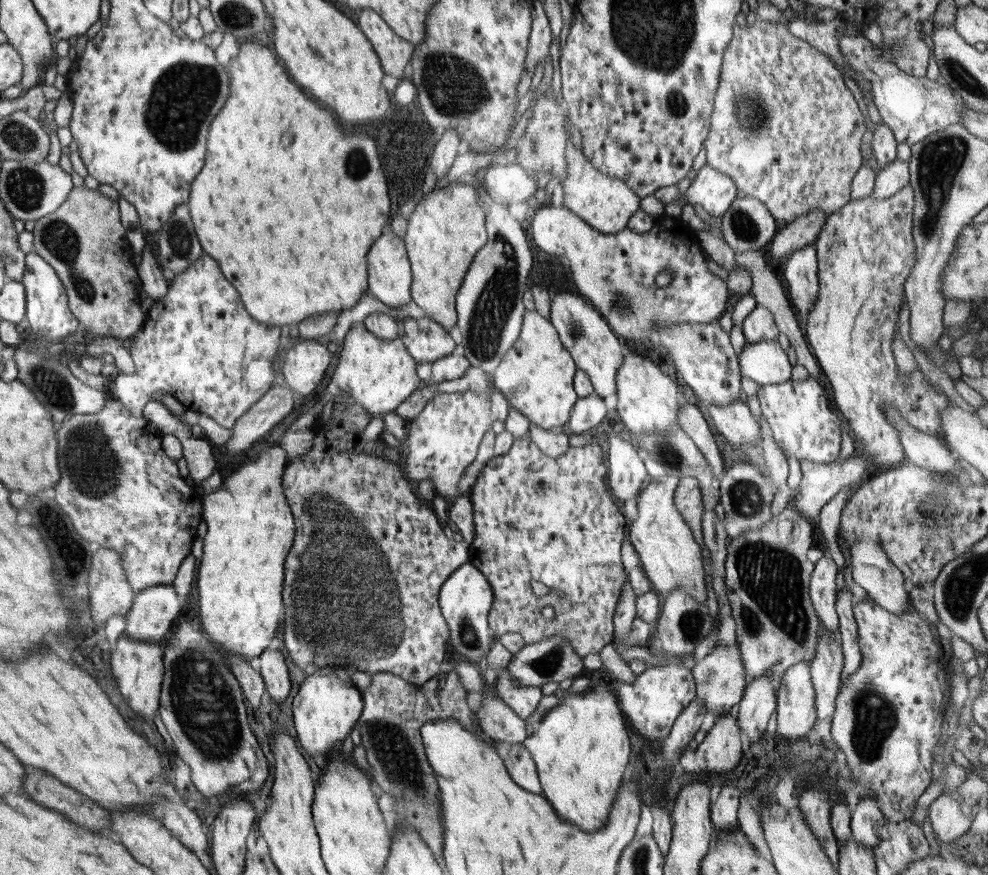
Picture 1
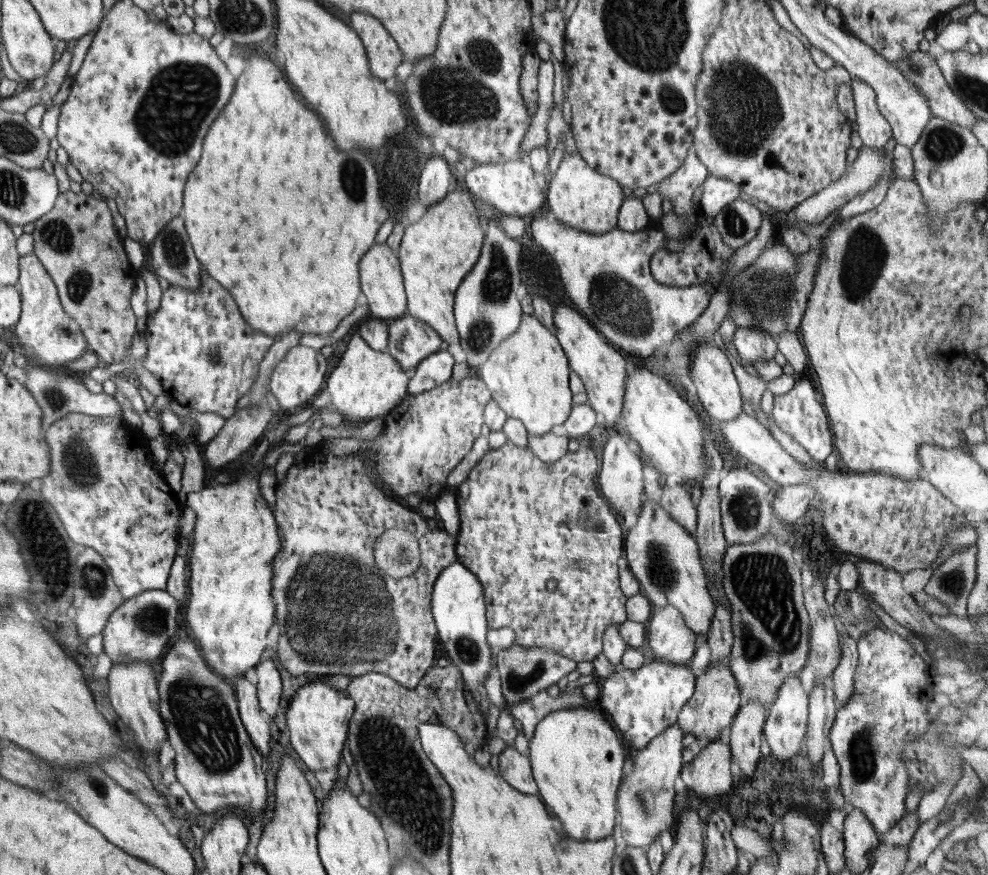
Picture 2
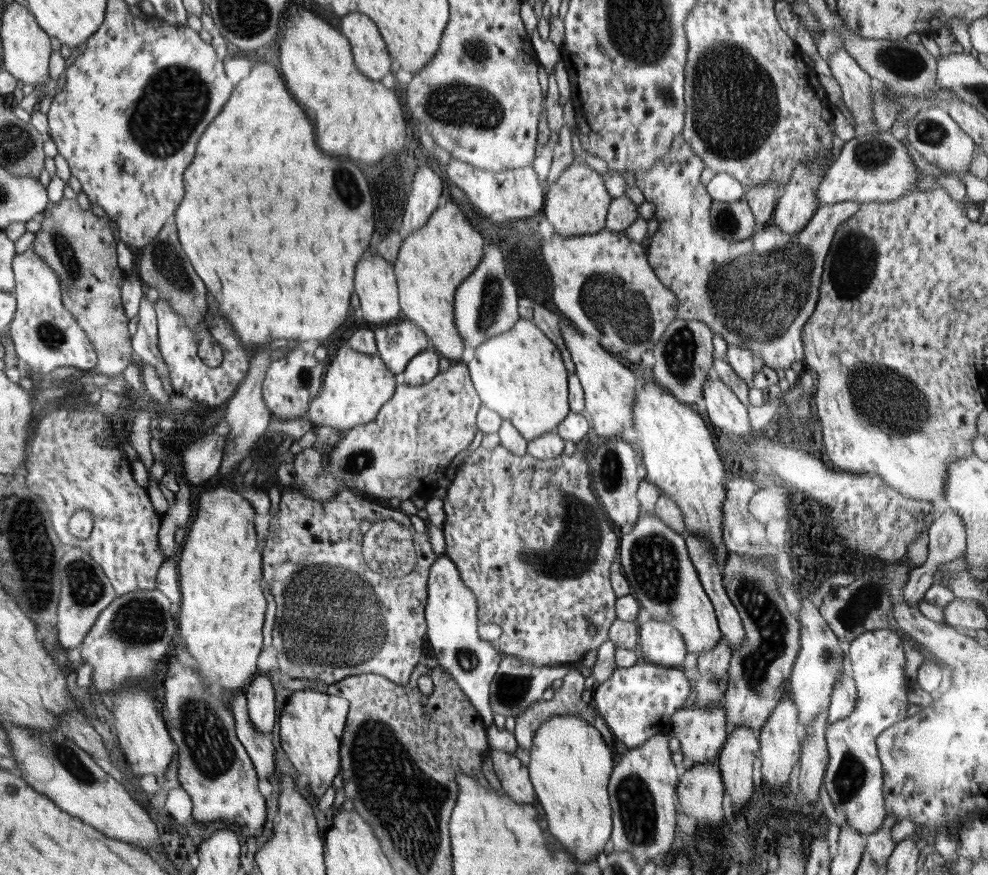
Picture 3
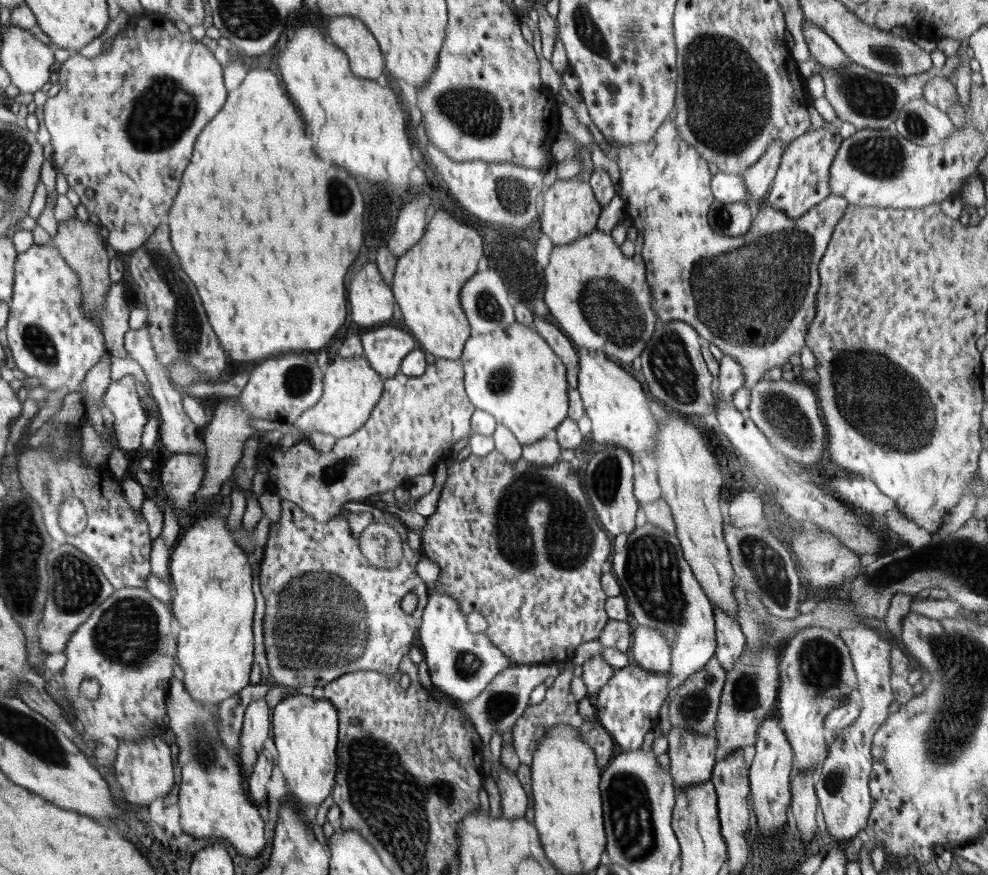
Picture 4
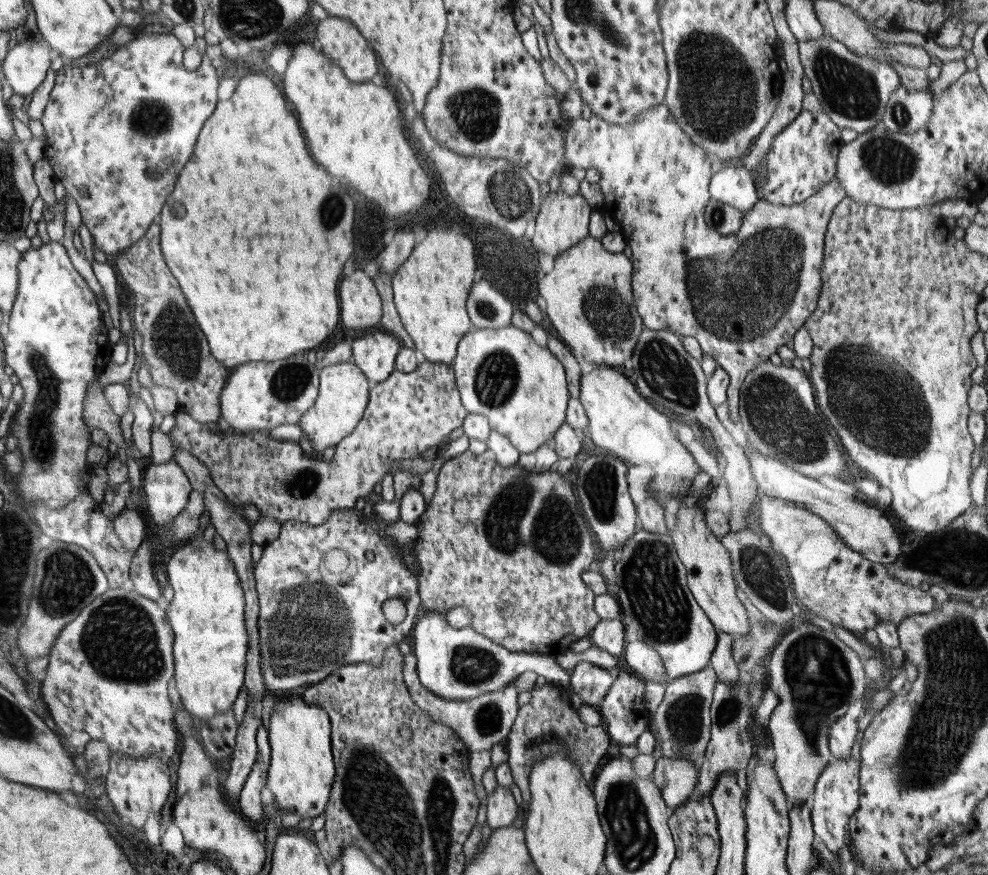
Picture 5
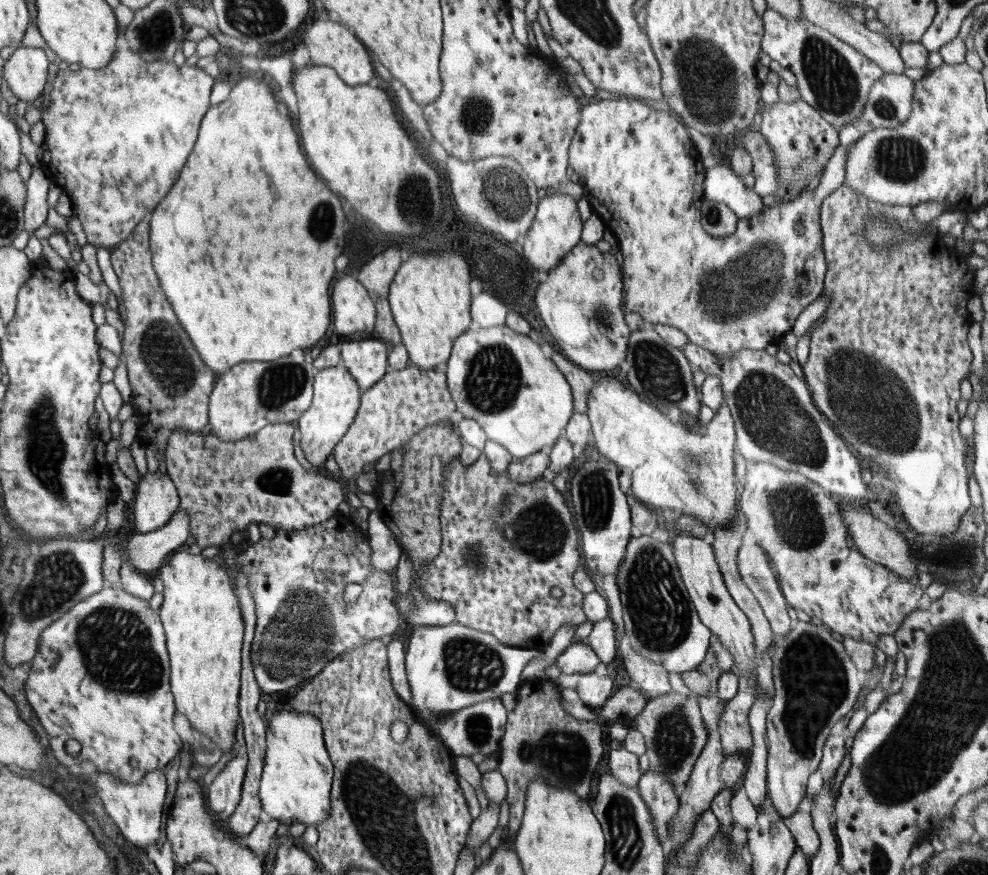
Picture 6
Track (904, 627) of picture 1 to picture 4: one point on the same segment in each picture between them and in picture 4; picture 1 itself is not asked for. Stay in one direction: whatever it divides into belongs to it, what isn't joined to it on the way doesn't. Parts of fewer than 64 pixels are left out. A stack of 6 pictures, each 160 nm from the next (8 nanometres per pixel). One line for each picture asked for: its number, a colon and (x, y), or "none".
2: (884, 712)
3: (876, 659)
4: (841, 786)

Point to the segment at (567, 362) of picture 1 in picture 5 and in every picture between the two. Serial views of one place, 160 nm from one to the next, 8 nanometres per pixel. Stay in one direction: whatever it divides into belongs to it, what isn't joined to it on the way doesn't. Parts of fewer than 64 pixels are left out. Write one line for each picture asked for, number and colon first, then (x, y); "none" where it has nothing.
2: (528, 373)
3: (520, 374)
4: (511, 373)
5: (502, 373)

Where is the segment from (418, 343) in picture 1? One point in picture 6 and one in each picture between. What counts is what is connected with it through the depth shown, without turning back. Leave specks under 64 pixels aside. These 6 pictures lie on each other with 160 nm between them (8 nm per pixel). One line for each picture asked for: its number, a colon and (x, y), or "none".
2: (410, 340)
3: (397, 344)
4: (385, 348)
5: (375, 354)
6: (367, 360)

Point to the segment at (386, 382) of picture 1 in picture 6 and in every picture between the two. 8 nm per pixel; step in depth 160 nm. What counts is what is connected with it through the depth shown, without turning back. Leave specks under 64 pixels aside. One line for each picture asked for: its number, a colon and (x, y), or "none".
2: (367, 383)
3: (357, 385)
4: (351, 387)
5: (344, 389)
6: (336, 399)

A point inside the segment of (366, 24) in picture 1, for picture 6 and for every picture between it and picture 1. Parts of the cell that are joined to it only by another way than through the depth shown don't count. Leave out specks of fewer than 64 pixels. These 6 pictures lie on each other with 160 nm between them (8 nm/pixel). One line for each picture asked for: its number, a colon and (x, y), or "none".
2: (384, 56)
3: (369, 51)
4: (366, 60)
5: (339, 39)
6: (329, 44)

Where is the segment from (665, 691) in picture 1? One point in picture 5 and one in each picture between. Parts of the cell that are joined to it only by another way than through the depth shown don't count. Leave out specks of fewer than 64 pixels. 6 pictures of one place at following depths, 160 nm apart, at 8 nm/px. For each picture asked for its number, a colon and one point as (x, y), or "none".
2: (642, 703)
3: (637, 702)
4: (628, 706)
5: (624, 713)

